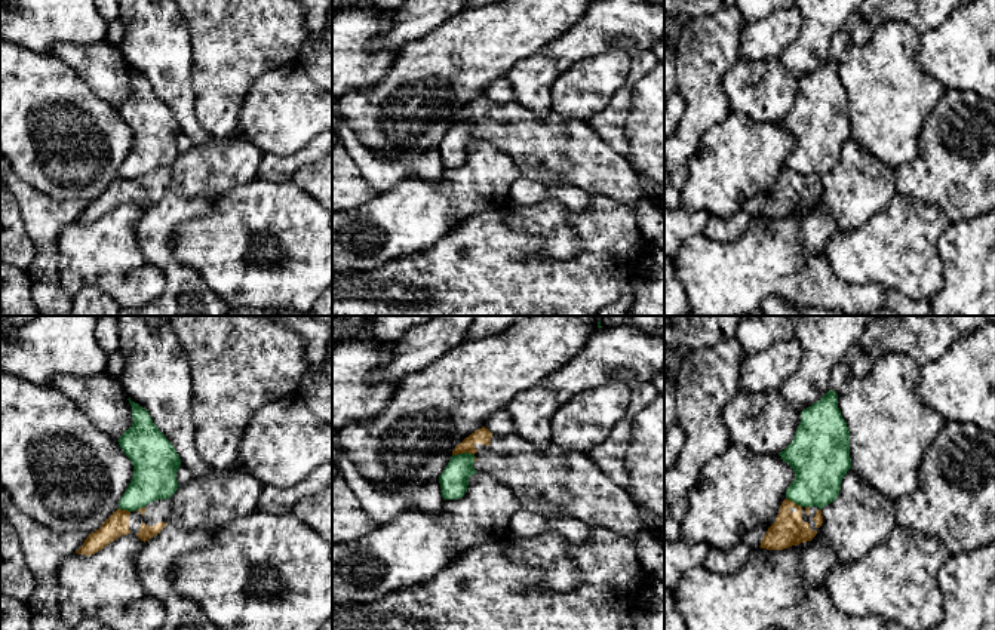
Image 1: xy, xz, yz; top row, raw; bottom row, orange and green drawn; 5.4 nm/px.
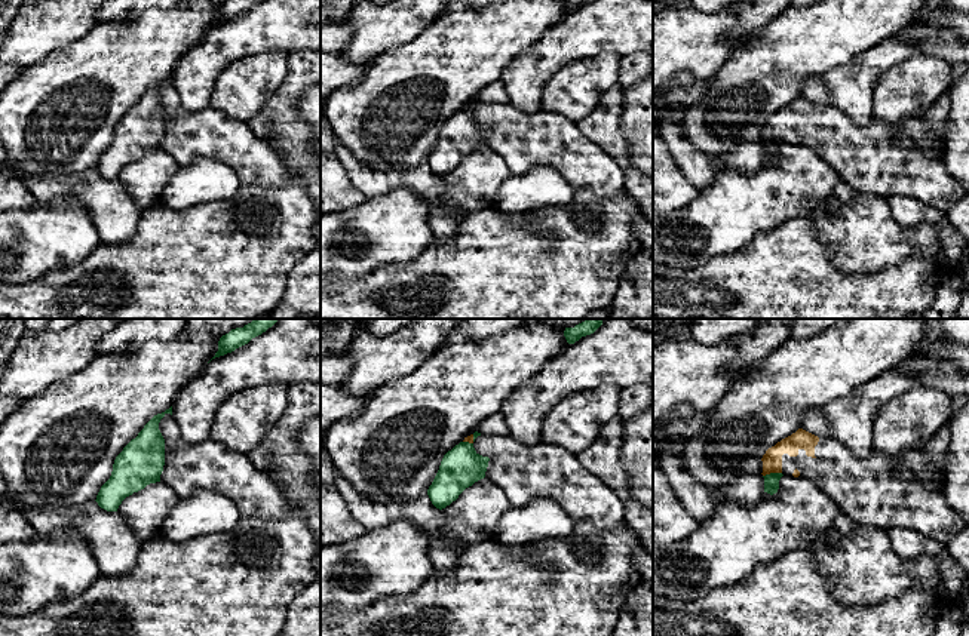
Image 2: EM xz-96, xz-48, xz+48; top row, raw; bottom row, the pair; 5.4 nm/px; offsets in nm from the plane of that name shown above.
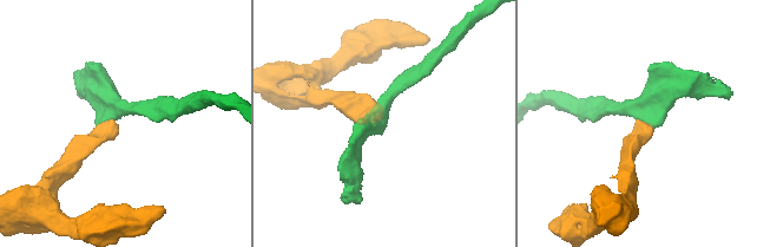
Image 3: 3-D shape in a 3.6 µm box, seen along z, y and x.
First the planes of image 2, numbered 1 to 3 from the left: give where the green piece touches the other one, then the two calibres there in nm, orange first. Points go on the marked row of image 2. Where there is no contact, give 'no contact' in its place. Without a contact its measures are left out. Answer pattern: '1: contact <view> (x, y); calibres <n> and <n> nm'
1: no contact
2: contact xz-48 (471, 442); calibres 40 and 220 nm
3: contact xz+48 (772, 472); calibres 110 and 80 nm

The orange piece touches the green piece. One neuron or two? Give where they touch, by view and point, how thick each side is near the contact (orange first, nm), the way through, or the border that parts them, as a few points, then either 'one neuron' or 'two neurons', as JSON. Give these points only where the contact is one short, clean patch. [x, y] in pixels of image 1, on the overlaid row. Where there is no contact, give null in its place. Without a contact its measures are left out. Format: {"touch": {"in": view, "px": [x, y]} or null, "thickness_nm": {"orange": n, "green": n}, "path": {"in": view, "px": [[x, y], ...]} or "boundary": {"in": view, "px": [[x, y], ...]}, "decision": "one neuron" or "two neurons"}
{"touch": {"in": "xz", "px": [466, 451]}, "thickness_nm": {"orange": 80, "green": 160}, "boundary": {"in": "xz", "px": [[453, 455], [470, 452], [475, 460]]}, "decision": "two neurons"}

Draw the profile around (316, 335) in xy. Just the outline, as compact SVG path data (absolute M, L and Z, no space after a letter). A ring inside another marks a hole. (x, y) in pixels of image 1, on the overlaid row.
M267 316L279 320L297 332L305 345L305 357L310 366L319 366L326 356L328 342L332 338L328 326L317 316Z

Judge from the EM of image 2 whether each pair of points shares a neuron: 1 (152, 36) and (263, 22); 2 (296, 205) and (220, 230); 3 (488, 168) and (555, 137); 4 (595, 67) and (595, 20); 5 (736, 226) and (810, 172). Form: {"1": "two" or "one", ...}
{"1": "two", "2": "one", "3": "two", "4": "two", "5": "one"}

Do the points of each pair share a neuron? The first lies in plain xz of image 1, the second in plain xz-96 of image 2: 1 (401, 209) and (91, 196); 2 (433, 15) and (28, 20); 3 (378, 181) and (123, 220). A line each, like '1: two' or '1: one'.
1: two
2: one
3: one

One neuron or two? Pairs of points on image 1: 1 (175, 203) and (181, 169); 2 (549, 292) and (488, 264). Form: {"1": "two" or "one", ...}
{"1": "two", "2": "one"}

